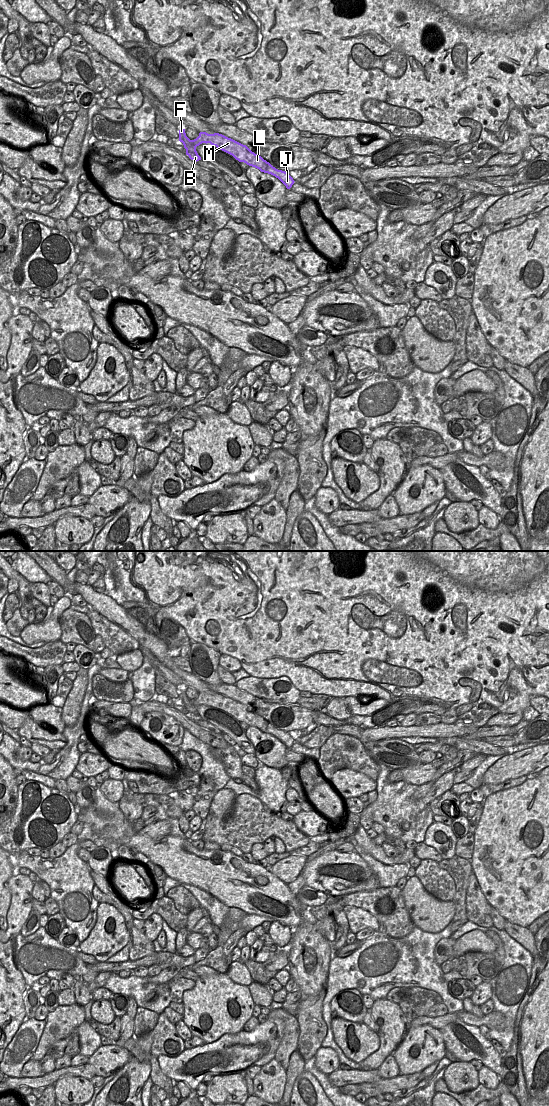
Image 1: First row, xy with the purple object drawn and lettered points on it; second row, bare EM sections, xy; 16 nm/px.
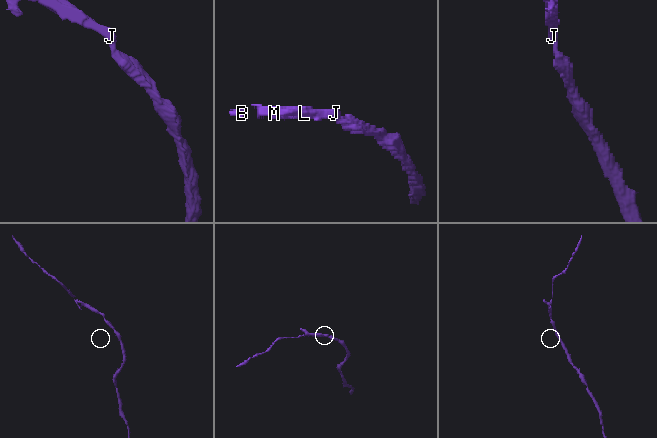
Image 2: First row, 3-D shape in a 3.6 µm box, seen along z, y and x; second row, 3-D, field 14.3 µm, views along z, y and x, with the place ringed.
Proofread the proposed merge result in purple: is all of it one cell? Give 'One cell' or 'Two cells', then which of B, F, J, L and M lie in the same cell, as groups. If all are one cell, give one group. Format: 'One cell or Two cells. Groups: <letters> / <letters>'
Two cells. Groups: B F / J L M.

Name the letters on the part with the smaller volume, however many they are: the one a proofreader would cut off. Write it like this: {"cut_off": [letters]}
{"cut_off": ["B", "F"]}

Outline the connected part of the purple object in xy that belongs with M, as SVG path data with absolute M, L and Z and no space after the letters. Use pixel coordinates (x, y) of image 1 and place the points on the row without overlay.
M200 692L199 696L191 701L197 706L202 703L210 703L211 705L216 706L217 709L232 715L239 722L244 722L249 726L259 729L261 732L275 736L286 746L287 749L290 749L295 742L288 732L276 729L261 716L252 712L246 705L222 694Z

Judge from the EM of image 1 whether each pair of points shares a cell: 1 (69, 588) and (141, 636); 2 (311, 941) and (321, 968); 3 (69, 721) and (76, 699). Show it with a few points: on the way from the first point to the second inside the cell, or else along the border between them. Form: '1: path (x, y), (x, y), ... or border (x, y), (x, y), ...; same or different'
1: border (74, 581), (74, 587), (78, 593); different
2: path (311, 948), (318, 957), (318, 961); same
3: path (69, 716), (72, 704); same

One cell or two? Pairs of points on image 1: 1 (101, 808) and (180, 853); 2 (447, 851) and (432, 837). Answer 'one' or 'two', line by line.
1: one
2: one

